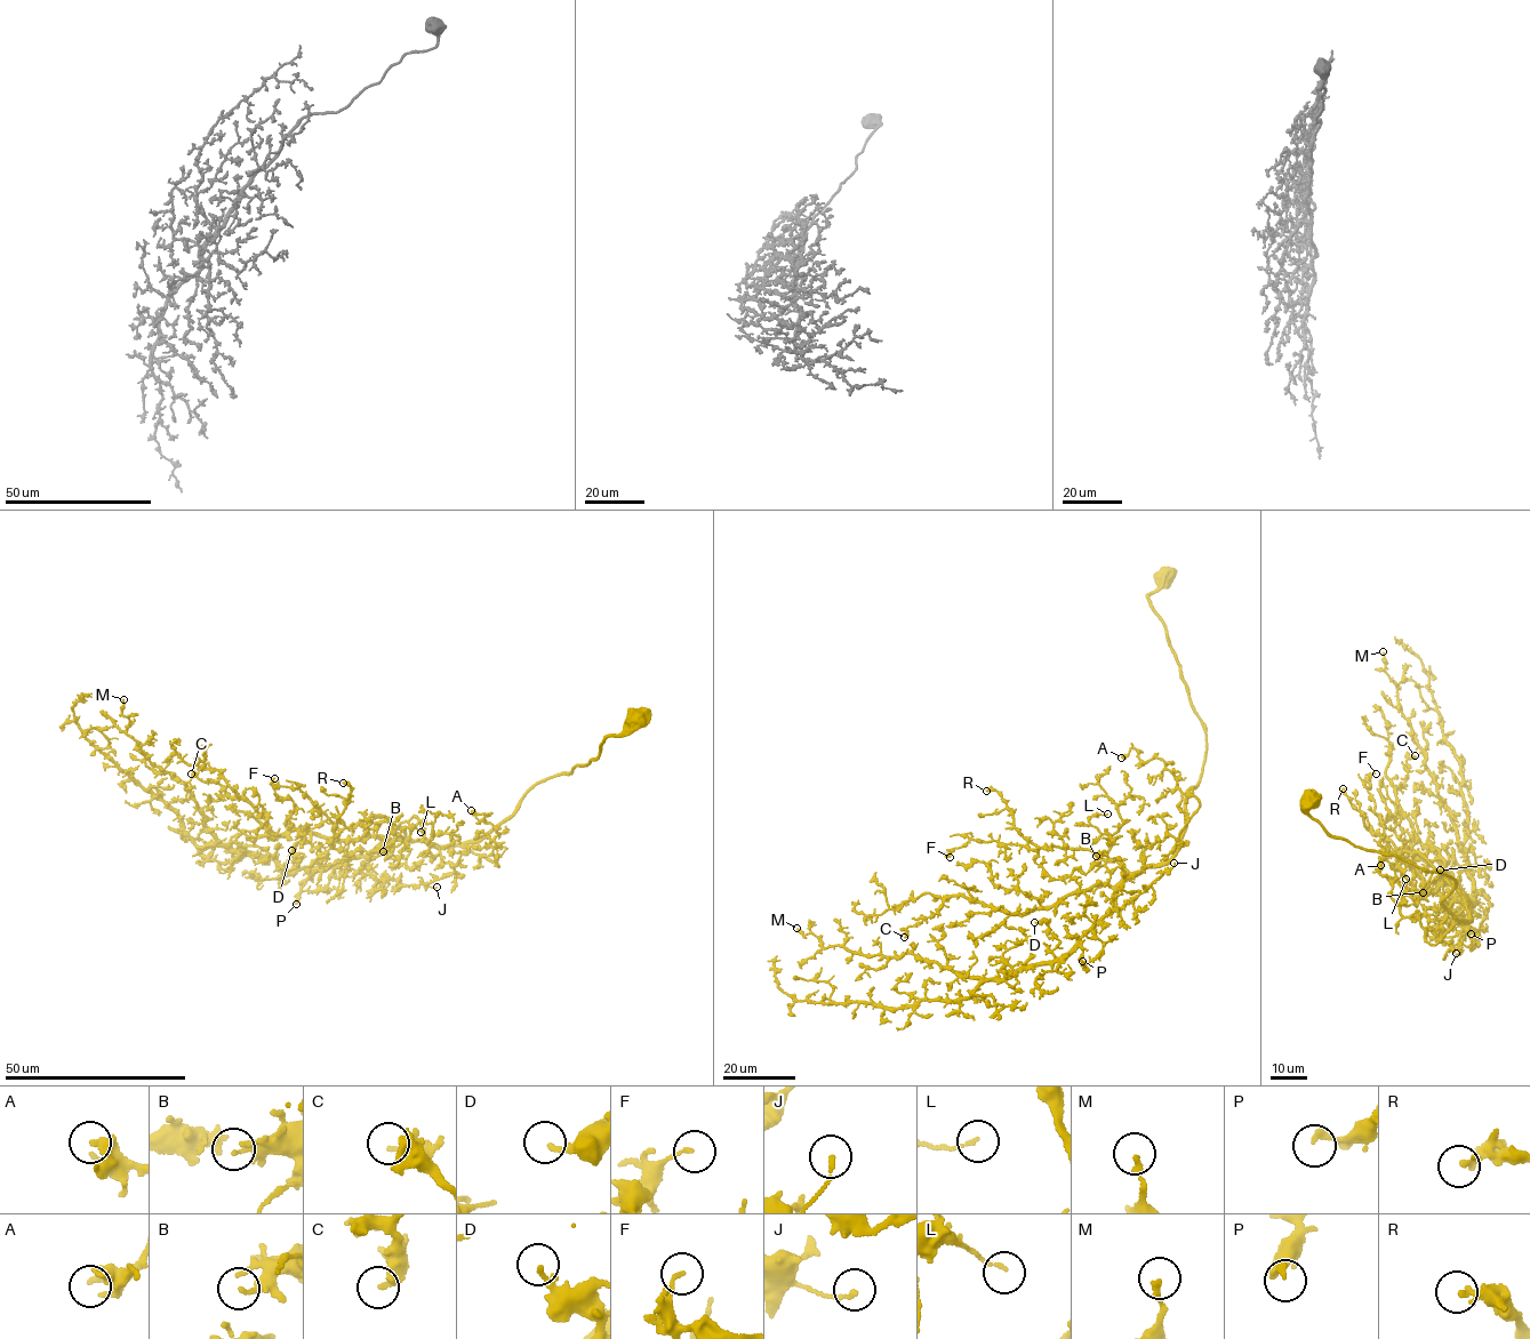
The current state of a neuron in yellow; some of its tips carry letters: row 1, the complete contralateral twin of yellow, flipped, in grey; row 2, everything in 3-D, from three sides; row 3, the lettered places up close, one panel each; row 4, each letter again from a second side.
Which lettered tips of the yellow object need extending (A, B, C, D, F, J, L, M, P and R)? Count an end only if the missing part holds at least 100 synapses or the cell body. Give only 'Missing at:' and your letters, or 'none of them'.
Missing at: none of them

